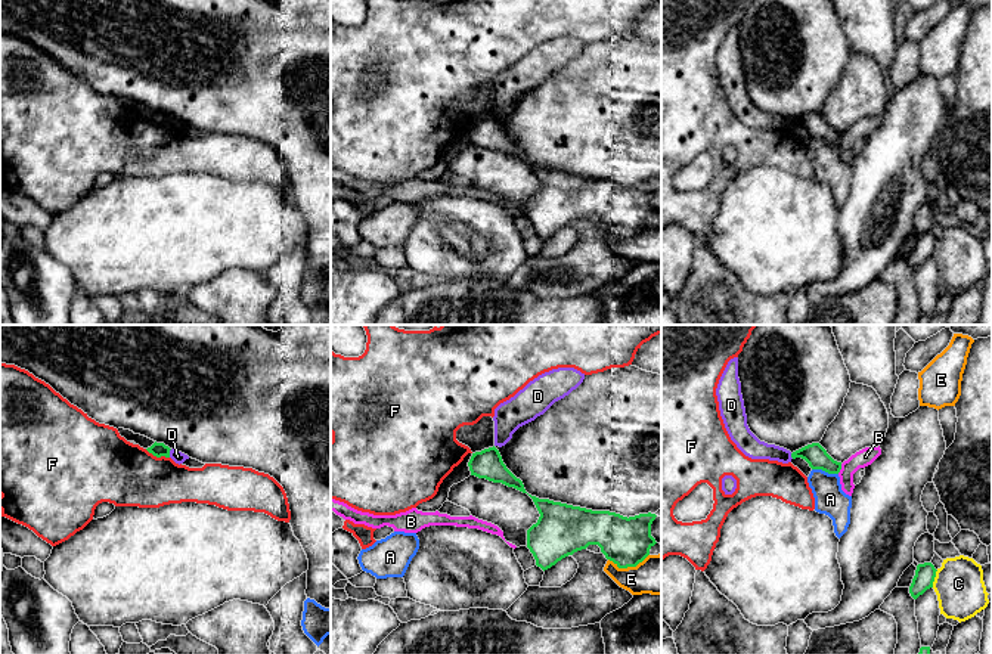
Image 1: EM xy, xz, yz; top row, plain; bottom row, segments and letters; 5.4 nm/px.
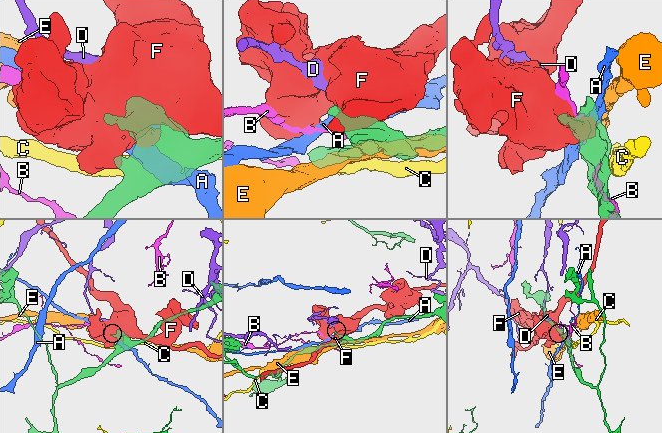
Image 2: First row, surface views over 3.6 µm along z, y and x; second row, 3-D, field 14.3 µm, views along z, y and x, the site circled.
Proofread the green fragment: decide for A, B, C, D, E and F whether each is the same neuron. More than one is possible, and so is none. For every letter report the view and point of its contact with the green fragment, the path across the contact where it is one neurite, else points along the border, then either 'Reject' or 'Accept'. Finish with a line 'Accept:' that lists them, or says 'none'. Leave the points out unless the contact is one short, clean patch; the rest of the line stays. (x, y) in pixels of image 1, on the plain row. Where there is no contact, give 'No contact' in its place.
A: Touches green at yz (825, 140). Boundary: yz (812, 138), (837, 143). Reject
B: Touches green at yz (840, 138). Reject
C: Touches green at yz (933, 248). Reject
D: Touches green at xy (169, 123). Boundary: xy (171, 118), (169, 126). Reject
E: Touches green at xz (628, 235). Reject
F: Touches green at xy (157, 126). Reject
Accept: none

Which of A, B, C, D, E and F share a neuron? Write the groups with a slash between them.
A / B / C / D / E / F

